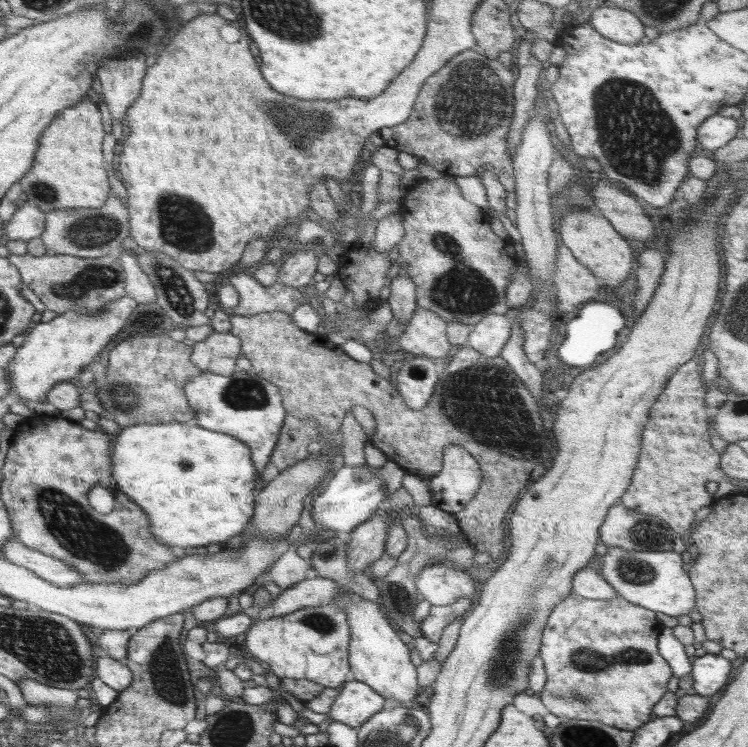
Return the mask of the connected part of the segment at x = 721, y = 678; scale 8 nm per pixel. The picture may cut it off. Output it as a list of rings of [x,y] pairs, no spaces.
[[[706,654],[692,659],[693,691],[696,695],[711,697],[727,686],[732,663],[720,654]]]

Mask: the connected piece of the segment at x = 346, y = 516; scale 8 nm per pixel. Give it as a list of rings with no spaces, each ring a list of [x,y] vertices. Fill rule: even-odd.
[[[388,460],[381,467],[339,464],[326,482],[323,492],[313,495],[312,498],[312,518],[317,531],[333,530],[346,536],[381,510],[385,496],[390,497],[395,491],[402,489],[403,476],[405,471],[395,462]]]

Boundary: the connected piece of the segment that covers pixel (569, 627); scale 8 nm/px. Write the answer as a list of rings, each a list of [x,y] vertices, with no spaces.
[[[574,592],[570,593],[562,602],[559,602],[552,609],[550,617],[548,618],[548,623],[546,623],[546,627],[543,631],[542,646],[540,646],[538,655],[544,660],[544,668],[547,674],[546,685],[540,694],[543,705],[549,712],[560,717],[562,720],[578,718],[582,718],[582,720],[590,719],[591,721],[604,722],[604,724],[620,730],[629,731],[635,731],[637,728],[640,728],[653,718],[653,706],[664,696],[664,693],[668,691],[667,685],[673,675],[670,665],[659,654],[657,646],[658,638],[664,630],[665,626],[658,621],[654,611],[628,602],[619,594],[610,600],[592,600],[584,598]]]

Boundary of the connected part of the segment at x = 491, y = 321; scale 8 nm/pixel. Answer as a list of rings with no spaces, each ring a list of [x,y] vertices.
[[[486,315],[473,325],[466,346],[487,357],[497,357],[510,338],[511,321],[509,315]]]

